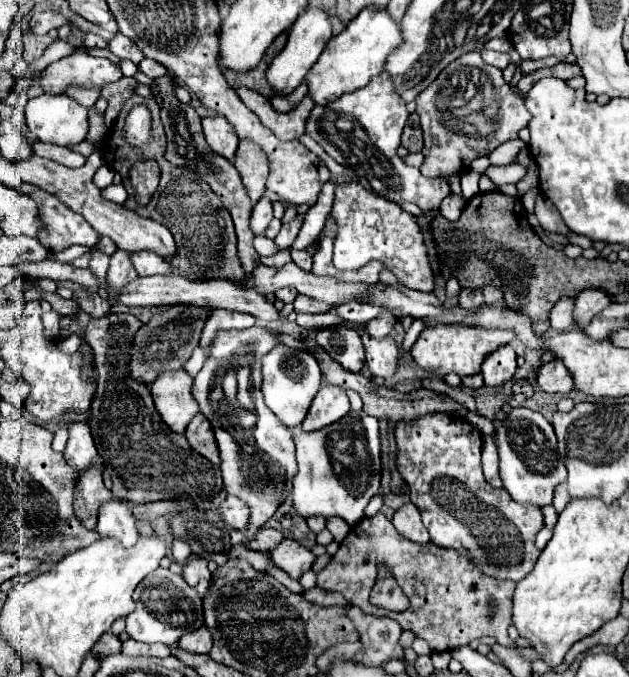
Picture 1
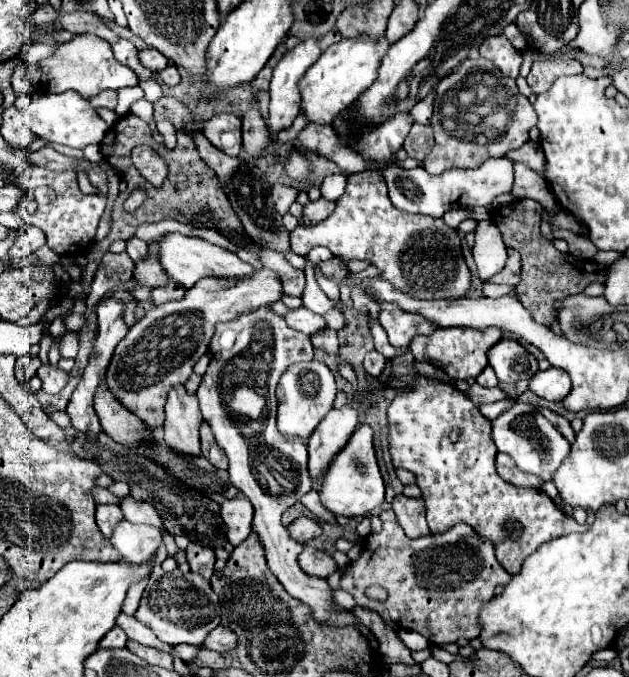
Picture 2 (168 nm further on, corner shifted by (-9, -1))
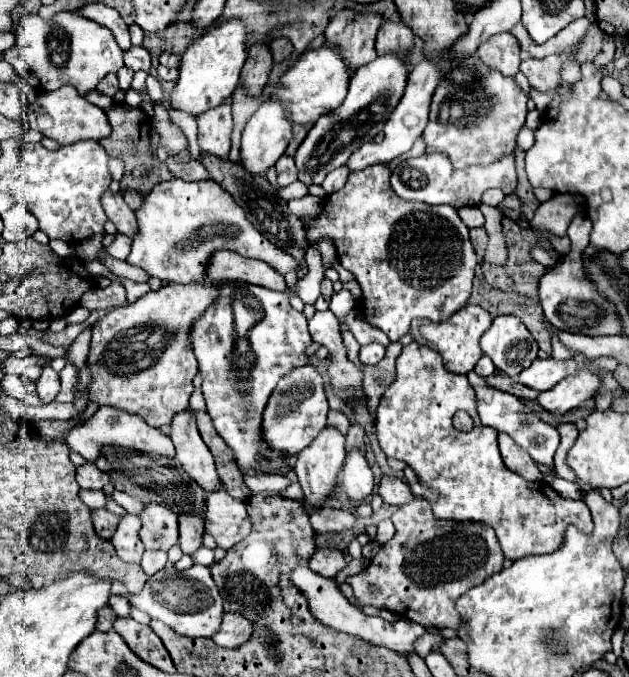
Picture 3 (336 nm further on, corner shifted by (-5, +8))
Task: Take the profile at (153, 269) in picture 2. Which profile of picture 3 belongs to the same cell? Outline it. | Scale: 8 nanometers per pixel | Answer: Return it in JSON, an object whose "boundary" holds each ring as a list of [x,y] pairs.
{"boundary":[[[171,178],[155,184],[143,198],[143,206],[137,210],[137,224],[139,228],[127,262],[165,282],[203,282],[207,262],[217,250],[231,250],[243,258],[271,262],[281,274],[287,274],[297,266],[293,258],[287,258],[283,250],[271,246],[271,242],[251,226],[241,206],[235,206],[231,194],[215,182],[183,182]]]}

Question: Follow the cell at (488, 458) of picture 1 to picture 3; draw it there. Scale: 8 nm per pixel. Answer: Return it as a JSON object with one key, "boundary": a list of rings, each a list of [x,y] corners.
{"boundary":[[[501,432],[497,440],[499,440],[499,450],[503,456],[503,462],[511,472],[515,472],[515,474],[519,474],[531,482],[543,480],[543,474],[537,470],[533,458],[527,452],[523,452],[523,448],[519,448],[509,434]]]}

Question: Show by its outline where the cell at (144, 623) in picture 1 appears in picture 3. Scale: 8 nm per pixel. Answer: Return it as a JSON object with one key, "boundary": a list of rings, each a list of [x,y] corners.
{"boundary":[[[191,566],[189,570],[183,570],[183,572],[175,568],[163,568],[149,578],[141,594],[131,596],[125,590],[125,596],[133,606],[137,606],[139,610],[145,610],[151,618],[165,622],[177,634],[183,634],[183,636],[211,638],[219,630],[223,620],[221,594],[211,578],[209,568],[205,566]]]}

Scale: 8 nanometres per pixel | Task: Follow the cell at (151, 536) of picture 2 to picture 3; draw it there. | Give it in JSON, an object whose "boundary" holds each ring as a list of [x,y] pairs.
{"boundary":[[[125,514],[119,522],[119,528],[115,536],[111,538],[117,556],[123,558],[123,562],[129,564],[139,564],[143,556],[143,544],[139,540],[139,516],[135,514]]]}

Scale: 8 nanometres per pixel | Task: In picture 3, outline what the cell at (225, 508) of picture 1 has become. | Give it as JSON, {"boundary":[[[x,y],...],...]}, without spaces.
{"boundary":[[[209,492],[205,530],[215,538],[217,548],[233,548],[251,532],[245,502],[231,498],[227,492]]]}

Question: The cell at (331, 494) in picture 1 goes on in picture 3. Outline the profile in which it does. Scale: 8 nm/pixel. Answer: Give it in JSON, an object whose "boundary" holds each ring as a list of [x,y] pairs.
{"boundary":[[[353,450],[339,476],[339,490],[347,494],[349,500],[367,500],[373,492],[373,474],[363,456],[363,452]]]}

